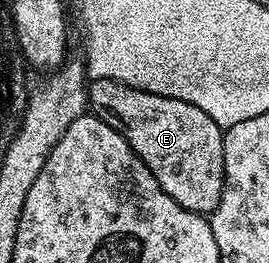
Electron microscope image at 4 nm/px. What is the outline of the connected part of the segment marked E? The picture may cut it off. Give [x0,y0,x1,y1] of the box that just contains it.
[87,79,225,217]

